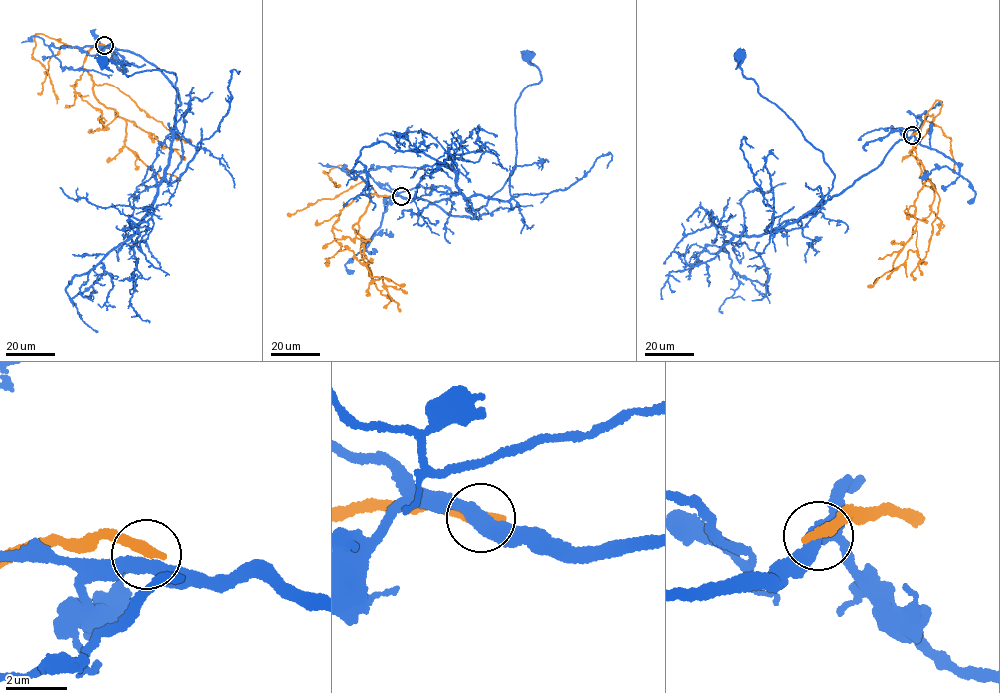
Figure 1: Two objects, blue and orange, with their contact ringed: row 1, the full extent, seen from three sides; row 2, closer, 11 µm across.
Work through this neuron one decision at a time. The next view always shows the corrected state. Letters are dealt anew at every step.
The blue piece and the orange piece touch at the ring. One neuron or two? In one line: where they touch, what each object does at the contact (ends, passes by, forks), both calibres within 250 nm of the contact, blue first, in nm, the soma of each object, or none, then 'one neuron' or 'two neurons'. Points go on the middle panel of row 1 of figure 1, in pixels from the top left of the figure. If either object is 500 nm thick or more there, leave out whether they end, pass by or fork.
(401, 196) | blue passes by | orange ends | 420/400 nm | blue (526, 56) | orange none | two neurons

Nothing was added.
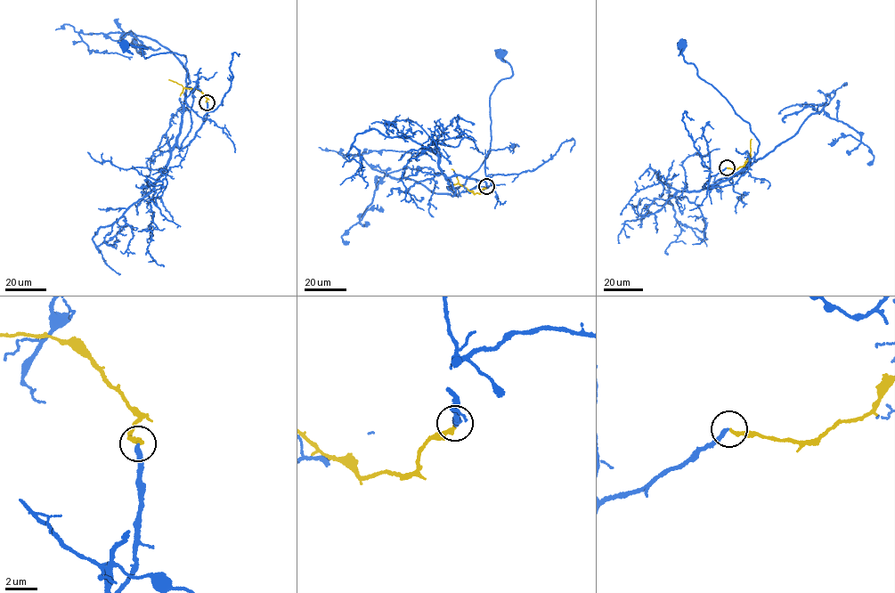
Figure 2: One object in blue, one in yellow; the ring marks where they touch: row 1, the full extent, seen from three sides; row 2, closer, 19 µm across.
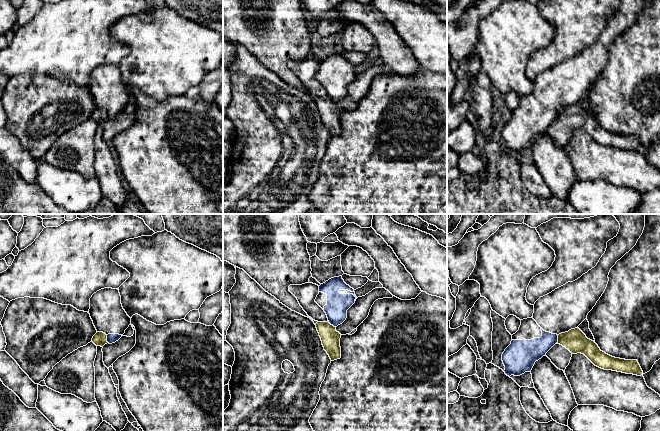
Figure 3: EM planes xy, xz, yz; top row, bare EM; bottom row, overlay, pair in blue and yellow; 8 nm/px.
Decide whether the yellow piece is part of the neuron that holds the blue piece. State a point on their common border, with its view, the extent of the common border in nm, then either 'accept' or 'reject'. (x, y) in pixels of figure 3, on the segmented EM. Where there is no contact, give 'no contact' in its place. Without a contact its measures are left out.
meets blue in xy at (107, 339); contact 70 nm long; reject

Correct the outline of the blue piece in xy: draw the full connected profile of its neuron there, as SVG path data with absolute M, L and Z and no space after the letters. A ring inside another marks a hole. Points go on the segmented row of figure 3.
M104 288L94 293L90 298L89 314L97 332L107 335L109 344L118 341L131 325L118 289Z

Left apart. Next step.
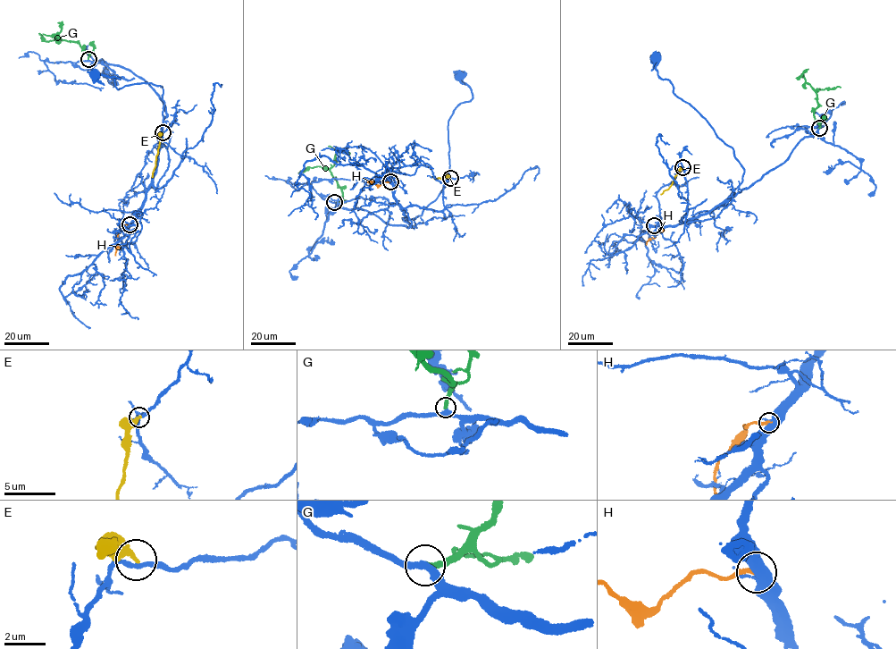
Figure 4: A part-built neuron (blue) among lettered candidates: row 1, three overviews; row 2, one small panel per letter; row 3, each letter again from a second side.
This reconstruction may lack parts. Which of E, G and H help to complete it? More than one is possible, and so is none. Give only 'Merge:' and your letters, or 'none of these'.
Merge: G

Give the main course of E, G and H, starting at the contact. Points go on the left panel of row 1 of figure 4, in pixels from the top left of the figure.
E: (163, 132), (152, 177)
G: (87, 59), (88, 53), (77, 42), (54, 37), (61, 28), (58, 22)
H: (129, 224), (124, 225), (119, 232), (115, 255)

